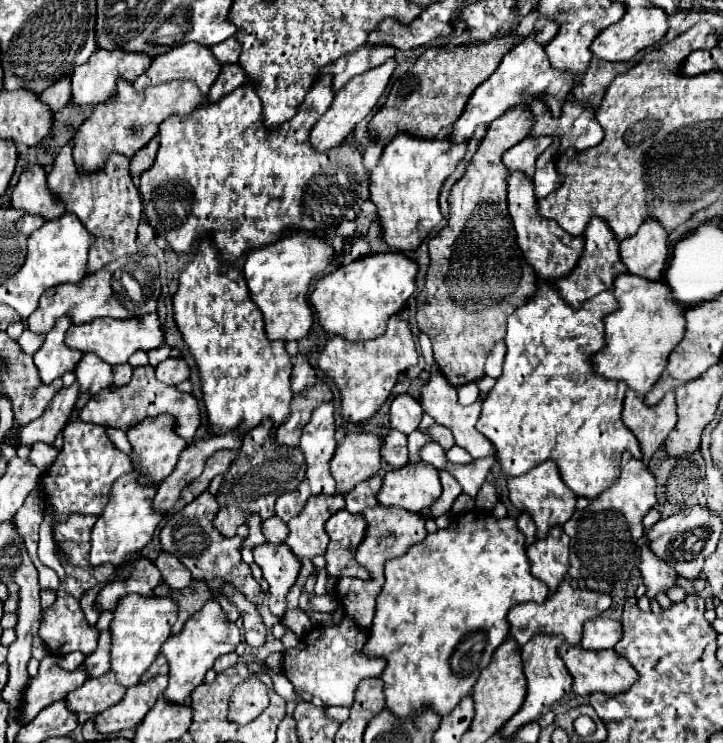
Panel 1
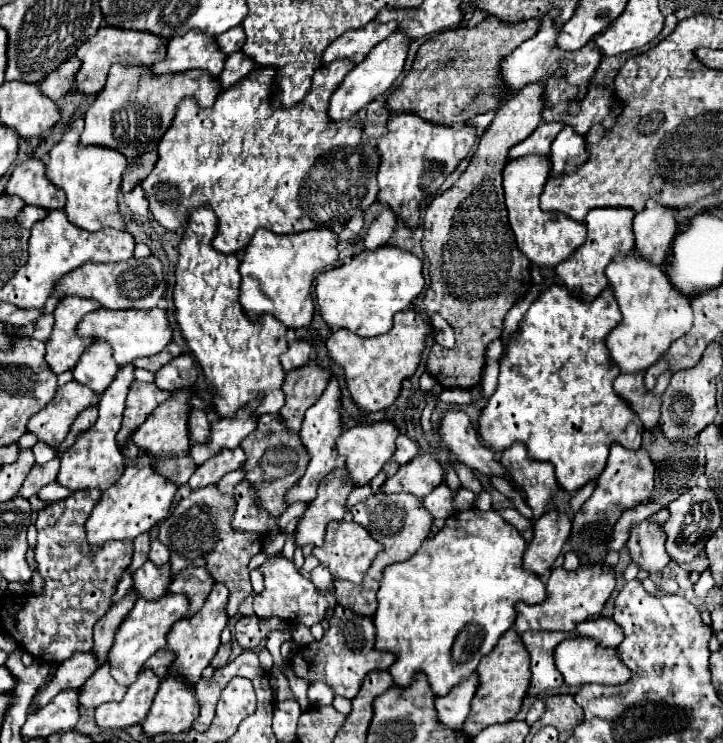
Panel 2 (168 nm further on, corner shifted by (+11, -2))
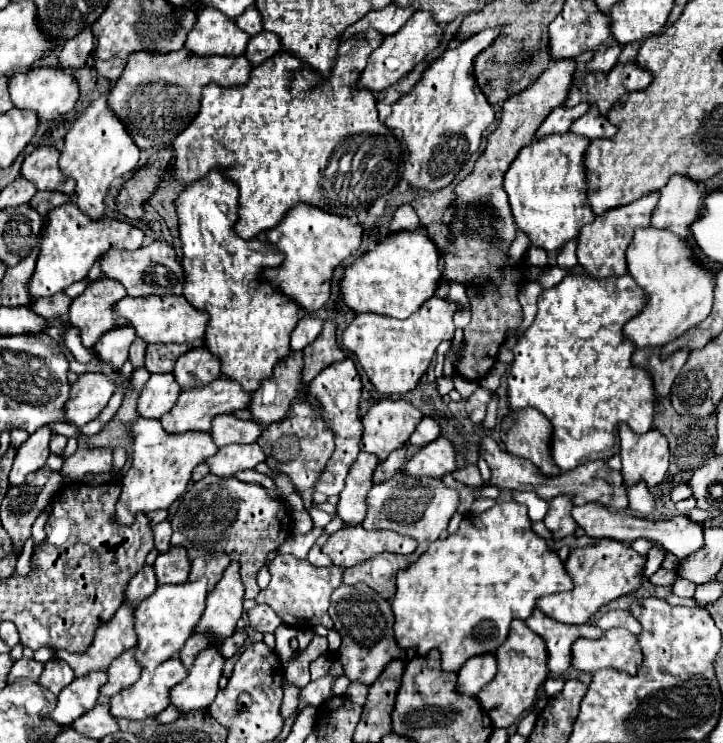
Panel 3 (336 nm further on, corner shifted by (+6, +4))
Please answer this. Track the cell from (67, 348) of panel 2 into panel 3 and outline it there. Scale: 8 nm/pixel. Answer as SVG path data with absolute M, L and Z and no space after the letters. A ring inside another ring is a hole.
M99 278L73 300L69 322L81 330L81 340L85 346L95 346L107 330L125 324L125 320L113 312L113 304L125 296L127 290L121 282L113 278Z

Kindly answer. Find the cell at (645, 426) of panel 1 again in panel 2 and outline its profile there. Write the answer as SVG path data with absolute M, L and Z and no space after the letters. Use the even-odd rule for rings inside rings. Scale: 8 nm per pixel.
M642 372L640 376L618 376L614 380L614 390L616 394L626 400L626 404L630 406L630 410L642 420L644 428L646 430L652 430L654 426L658 426L658 420L660 420L660 406L662 406L662 394L670 382L670 372L664 372L660 376L660 380L656 382L654 390L648 392L644 388L644 382L642 382Z

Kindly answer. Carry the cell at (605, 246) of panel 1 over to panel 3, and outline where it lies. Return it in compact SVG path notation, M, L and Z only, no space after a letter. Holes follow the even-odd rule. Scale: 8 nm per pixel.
M653 192L653 194L647 194L645 198L639 198L637 202L631 202L629 206L609 210L603 216L595 216L595 220L579 232L579 246L577 246L579 264L591 276L597 276L597 274L599 274L599 278L623 276L627 272L625 250L627 250L629 242L633 240L633 232L639 226L645 228L651 224L651 214L653 214L657 202L659 202L659 192Z

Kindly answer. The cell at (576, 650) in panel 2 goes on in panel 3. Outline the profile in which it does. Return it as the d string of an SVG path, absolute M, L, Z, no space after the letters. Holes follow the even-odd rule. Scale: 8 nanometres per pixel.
M625 628L605 632L601 640L579 638L573 644L573 668L583 672L597 672L601 668L615 668L635 674L643 660L637 636Z

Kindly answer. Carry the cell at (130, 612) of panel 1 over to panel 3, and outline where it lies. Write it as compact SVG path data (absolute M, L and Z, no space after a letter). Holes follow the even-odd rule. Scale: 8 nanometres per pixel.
M199 578L185 584L175 586L159 586L149 598L145 598L137 610L135 610L135 632L139 636L135 654L137 662L143 668L157 668L161 662L175 658L189 636L193 634L197 622L203 616L205 610L205 598L207 598L207 580Z

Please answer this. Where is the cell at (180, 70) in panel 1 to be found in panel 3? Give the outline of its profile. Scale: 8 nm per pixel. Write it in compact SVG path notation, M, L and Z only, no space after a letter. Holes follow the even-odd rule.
M205 6L199 16L195 28L189 32L185 46L195 56L209 54L245 54L249 42L249 34L239 30L235 20L227 18L213 6Z

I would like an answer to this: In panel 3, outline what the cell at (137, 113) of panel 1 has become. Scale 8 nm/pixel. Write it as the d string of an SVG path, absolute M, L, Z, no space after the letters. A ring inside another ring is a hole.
M185 48L173 54L131 54L123 76L111 86L109 106L141 150L169 148L177 134L197 116L203 86L209 82L217 82L225 88L243 84L249 80L251 68L245 56L211 54L207 58L193 58Z

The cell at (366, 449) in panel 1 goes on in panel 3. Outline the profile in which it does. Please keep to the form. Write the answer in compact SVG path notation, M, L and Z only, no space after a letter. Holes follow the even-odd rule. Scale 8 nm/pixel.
M379 400L375 402L367 414L363 416L363 426L365 426L365 432L363 432L363 438L361 438L361 450L363 452L371 452L371 454L377 454L379 460L387 460L387 456L405 446L409 436L413 434L415 426L421 422L423 418L423 412L417 410L413 404L405 402L405 400Z

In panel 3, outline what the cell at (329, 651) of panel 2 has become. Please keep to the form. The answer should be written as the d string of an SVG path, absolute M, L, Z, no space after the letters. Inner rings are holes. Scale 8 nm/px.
M359 582L359 584L341 584L333 594L331 600L345 600L345 614L337 614L333 605L330 606L328 612L334 621L335 627L339 630L343 628L343 644L339 648L339 656L335 660L343 662L345 666L345 676L351 682L363 682L363 684L373 684L381 672L385 670L385 666L395 660L395 658L413 658L415 650L403 650L397 646L395 636L393 636L393 610L389 600L381 598L373 588L369 588L367 584ZM359 604L359 606L357 606ZM345 618L345 622L340 620ZM342 623L345 626L342 626Z

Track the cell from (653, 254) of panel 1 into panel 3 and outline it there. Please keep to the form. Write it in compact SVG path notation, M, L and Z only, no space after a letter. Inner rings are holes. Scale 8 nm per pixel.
M675 174L669 182L659 190L661 198L653 212L651 226L667 228L681 238L691 234L691 224L699 218L703 192L699 184L687 176Z

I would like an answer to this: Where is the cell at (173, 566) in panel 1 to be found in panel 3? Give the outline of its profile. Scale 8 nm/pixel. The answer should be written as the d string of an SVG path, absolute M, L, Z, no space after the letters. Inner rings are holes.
M163 520L163 522L155 524L153 534L155 534L155 548L159 552L169 550L169 540L171 540L171 524L169 524L169 520Z

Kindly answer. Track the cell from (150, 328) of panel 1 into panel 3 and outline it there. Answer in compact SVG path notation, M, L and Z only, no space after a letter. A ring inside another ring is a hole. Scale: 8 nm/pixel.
M125 296L115 304L115 312L125 316L129 324L137 330L137 336L147 342L195 342L205 338L205 326L209 316L203 310L193 308L185 296L169 296L169 298L133 298Z

